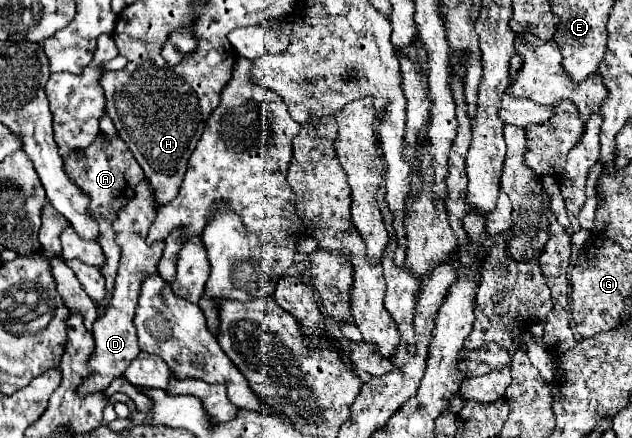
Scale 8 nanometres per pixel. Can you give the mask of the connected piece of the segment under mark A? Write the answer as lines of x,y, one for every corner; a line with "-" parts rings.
101,135
99,139
95,139
93,145
89,145
83,153
65,157
65,171
77,187
81,187
85,193
91,195
89,211
99,221
99,229
101,229
99,245
103,247
103,253
105,253
105,259
107,259
107,263
101,267
101,273
107,281
107,299
99,305
99,315
101,315
103,309
109,303
111,293
113,293
113,283
115,283
115,275
117,275
117,267
119,267
119,255
121,255
119,245
113,239
115,235
113,235
113,229
111,229
111,221
117,217
117,211
125,205
125,201
133,195
133,187
139,181
143,181
145,175
143,175
139,163
135,161
135,157
131,155
129,147
119,137
107,137
107,135

